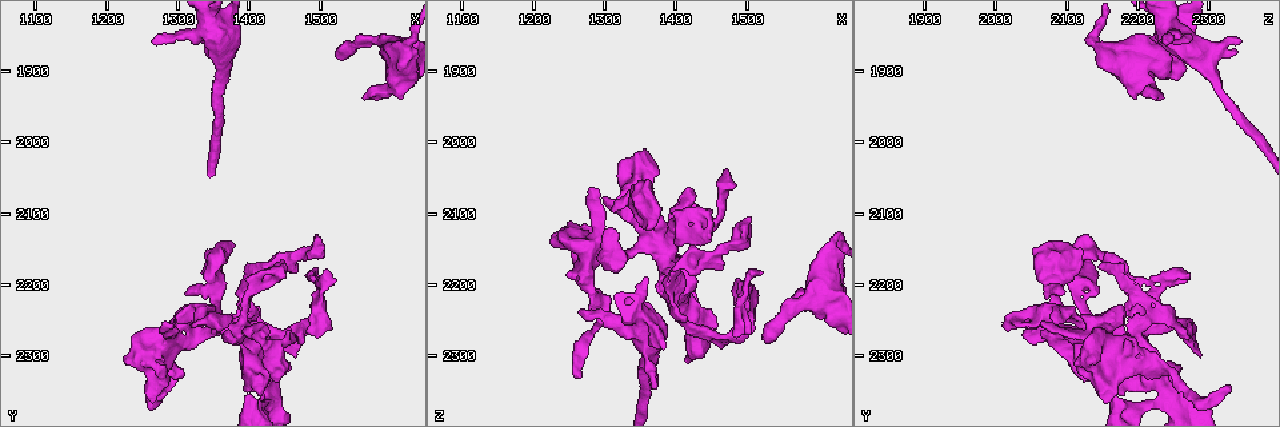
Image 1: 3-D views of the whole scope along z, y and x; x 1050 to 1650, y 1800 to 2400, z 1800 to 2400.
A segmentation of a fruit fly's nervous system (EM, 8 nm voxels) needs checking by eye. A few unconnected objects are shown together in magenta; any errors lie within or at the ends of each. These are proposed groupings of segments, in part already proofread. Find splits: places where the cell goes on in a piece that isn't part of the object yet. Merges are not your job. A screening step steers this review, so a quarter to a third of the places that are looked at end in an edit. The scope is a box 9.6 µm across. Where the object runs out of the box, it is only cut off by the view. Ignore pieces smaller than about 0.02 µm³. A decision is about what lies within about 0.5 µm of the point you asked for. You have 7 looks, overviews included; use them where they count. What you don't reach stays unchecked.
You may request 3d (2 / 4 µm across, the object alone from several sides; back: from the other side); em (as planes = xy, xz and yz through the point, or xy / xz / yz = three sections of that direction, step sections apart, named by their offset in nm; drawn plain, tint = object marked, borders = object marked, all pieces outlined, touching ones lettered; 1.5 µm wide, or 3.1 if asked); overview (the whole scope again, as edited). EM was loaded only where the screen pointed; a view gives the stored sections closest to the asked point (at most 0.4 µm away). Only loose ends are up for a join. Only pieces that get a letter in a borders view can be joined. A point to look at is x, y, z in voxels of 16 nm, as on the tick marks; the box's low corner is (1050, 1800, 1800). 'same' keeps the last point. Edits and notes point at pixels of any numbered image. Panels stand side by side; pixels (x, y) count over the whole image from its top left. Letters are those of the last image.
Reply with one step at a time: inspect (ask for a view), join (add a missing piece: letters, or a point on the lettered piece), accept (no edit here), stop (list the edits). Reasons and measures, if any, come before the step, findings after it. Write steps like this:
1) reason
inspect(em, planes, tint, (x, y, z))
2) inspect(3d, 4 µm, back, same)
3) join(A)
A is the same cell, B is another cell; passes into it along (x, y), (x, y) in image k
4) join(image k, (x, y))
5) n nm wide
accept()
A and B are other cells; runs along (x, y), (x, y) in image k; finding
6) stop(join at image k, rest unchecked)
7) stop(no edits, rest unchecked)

inspect(em, planes, plain, (1225, 2310, 2135))

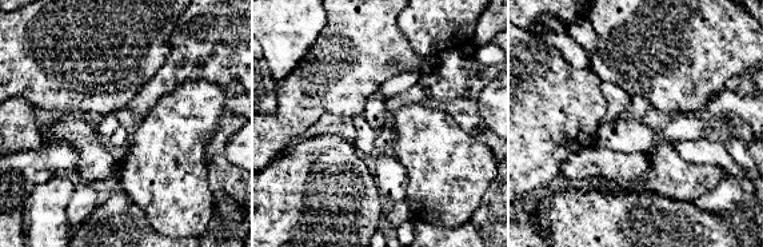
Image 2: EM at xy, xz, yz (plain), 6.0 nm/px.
what lies round it
inspect(em, planes, borders, same)

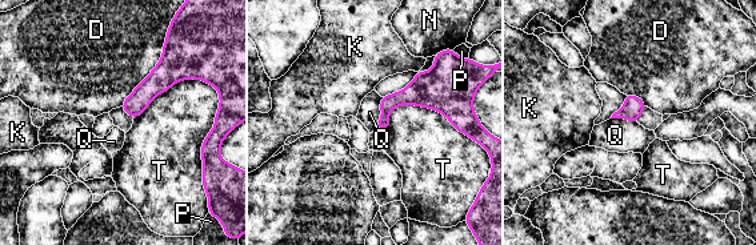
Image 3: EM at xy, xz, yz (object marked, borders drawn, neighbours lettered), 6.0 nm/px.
accept()
D, K, N, P, Q and T are other cells; border along (383, 97), (376, 128) in image 3; no lettered piece goes on from it

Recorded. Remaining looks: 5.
an open end
inspect(3d, 4 µm, back, (1525, 1885, 2280))

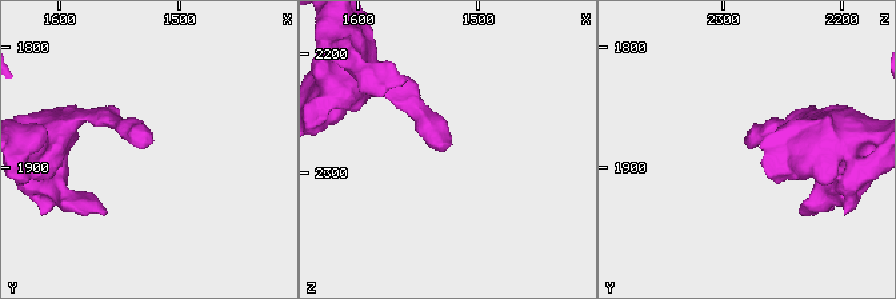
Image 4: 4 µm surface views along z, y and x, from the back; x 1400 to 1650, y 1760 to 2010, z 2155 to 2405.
inspect(em, planes, borders, (1530, 1884, 2274))

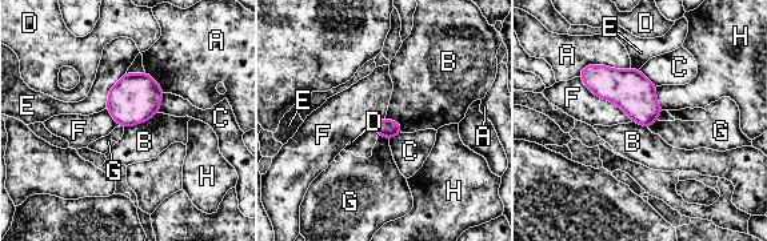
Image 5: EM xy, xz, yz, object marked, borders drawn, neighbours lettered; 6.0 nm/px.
110 nm wide
accept()
A, B, C, D, E, F, G and H are other cells; none of them fits

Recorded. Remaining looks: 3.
an open end
inspect(em, yz, step 4, borders, (1260, 1860, 2240))

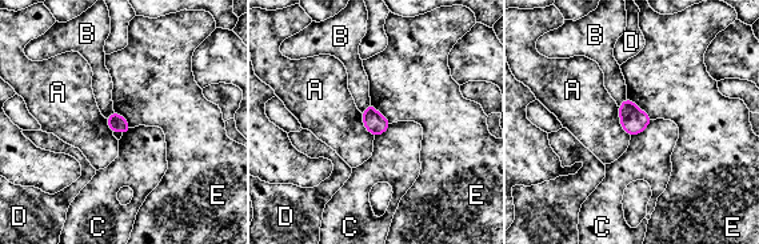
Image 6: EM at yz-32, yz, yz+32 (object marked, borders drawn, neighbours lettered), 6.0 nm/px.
cut it another way
inspect(em, planes, borders, same)

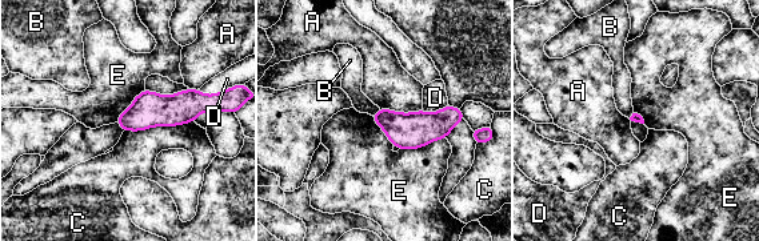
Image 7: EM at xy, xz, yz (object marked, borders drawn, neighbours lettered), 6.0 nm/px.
accept()
A, B, C, D and E are other cells; border along (444, 137), (420, 147), (399, 149) in image 7; no lettered piece goes on from it

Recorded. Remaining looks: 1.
stop(no edits, rest unchecked)

